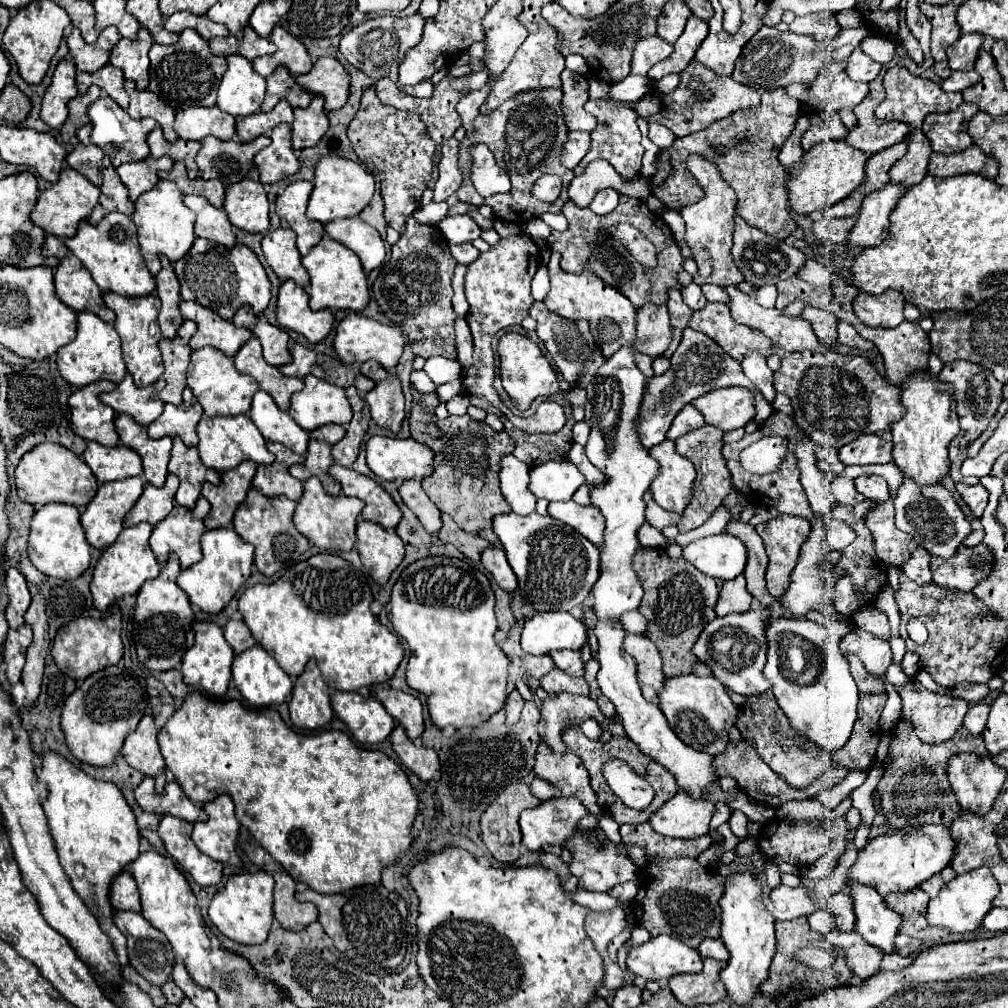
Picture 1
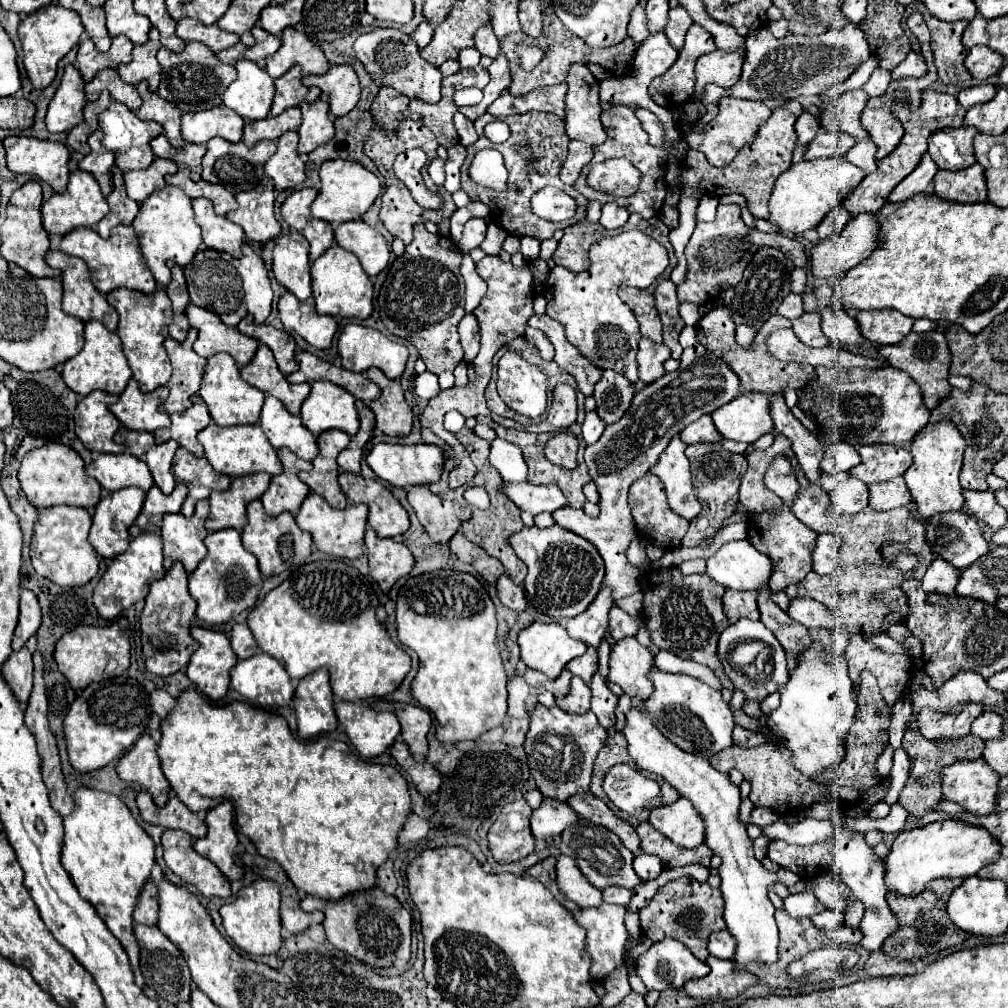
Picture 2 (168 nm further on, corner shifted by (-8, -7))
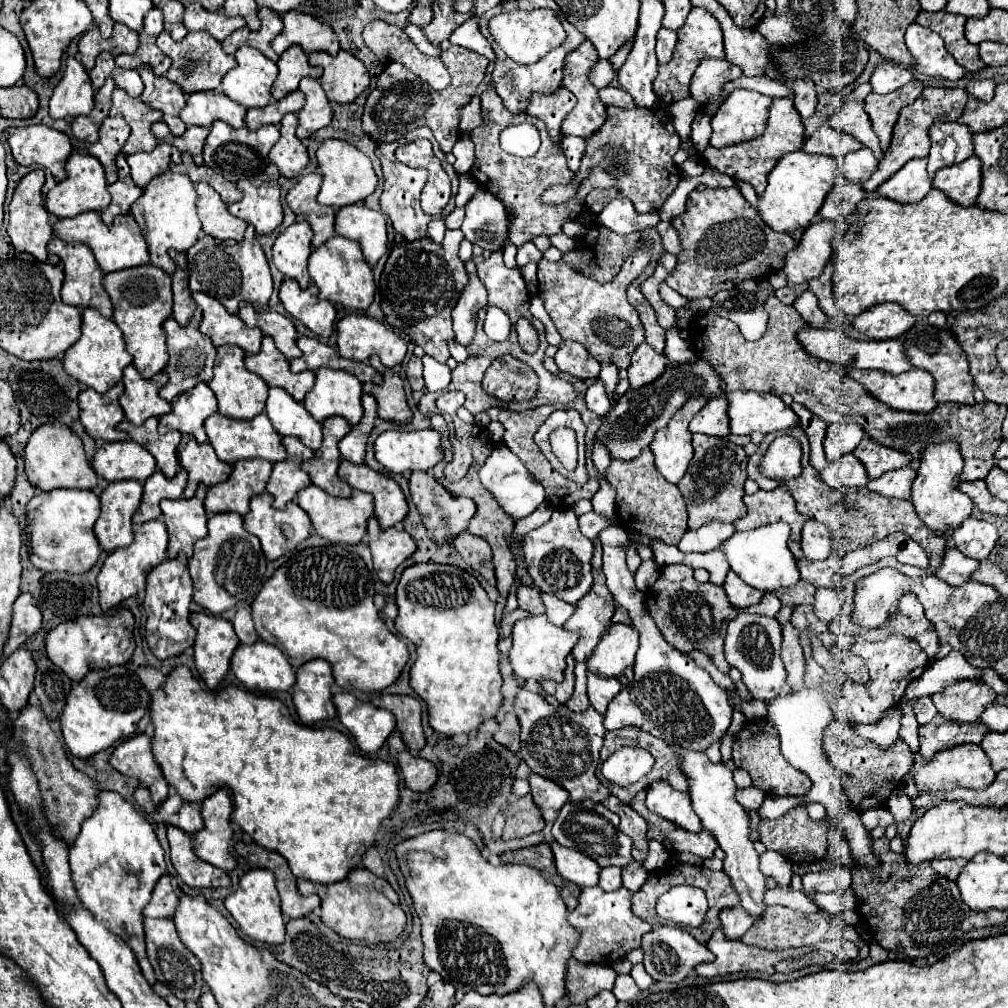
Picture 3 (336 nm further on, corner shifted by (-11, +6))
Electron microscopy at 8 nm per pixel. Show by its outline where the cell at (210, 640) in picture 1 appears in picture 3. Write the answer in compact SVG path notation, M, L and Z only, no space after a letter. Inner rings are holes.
M192 613L190 623L198 631L194 643L198 675L208 689L214 689L226 675L230 667L230 657L238 647L236 633L232 631L230 621L208 613Z

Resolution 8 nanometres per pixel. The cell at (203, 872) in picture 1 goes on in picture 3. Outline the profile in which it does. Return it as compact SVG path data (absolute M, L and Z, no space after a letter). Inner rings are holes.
M168 825L168 841L170 841L172 865L188 887L206 889L206 887L228 887L230 885L230 877L226 875L226 871L220 871L194 855L190 837L184 835L184 831Z

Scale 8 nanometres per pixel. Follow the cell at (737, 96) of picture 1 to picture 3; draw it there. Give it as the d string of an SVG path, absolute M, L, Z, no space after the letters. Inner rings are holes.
M734 89L712 117L710 145L728 147L762 135L770 103L772 99L762 93Z

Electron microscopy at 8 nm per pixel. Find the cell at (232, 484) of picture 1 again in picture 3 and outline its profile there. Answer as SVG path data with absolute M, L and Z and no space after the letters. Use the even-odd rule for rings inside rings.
M264 459L236 461L234 471L224 483L212 485L206 493L204 509L208 515L234 511L238 515L248 513L250 499L266 489L272 473L272 463Z

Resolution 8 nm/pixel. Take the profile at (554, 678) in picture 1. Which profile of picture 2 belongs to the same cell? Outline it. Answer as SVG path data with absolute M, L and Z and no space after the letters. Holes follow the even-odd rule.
M573 678L569 686L569 694L563 698L557 698L557 706L565 712L583 714L591 708L591 690L581 678Z

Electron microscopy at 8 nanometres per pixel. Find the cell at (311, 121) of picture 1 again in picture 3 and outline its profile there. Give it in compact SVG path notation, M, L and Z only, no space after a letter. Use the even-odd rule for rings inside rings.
M304 77L300 81L300 91L306 95L306 105L298 113L298 127L296 127L296 137L306 139L314 131L330 125L332 121L332 107L330 101L324 95L324 89L318 79Z

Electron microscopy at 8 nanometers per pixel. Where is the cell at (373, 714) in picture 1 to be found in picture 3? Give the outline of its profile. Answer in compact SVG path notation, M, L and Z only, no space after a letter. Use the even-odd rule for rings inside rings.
M336 693L332 701L338 709L342 725L352 733L356 745L364 753L378 751L388 735L396 729L390 711L376 709L370 703L362 703L350 693Z

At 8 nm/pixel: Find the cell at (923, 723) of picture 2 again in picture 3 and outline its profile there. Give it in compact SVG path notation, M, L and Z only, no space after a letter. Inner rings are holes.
M958 681L932 695L932 701L940 715L960 723L974 723L982 711L996 701L996 693L982 681Z

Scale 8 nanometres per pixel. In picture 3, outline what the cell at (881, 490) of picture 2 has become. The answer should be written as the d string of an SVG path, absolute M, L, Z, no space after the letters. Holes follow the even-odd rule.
M912 467L904 469L894 469L884 473L878 479L872 479L868 483L870 491L876 491L884 497L896 497L896 499L910 499L910 487L912 481L916 479L916 471Z

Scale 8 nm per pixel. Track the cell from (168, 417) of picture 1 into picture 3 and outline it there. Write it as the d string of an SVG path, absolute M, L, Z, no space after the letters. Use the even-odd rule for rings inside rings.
M198 383L196 387L192 387L184 395L178 395L172 401L172 411L160 417L158 431L188 433L188 435L194 435L198 443L204 443L206 441L204 421L216 411L218 407L216 407L216 397L212 389L206 383Z

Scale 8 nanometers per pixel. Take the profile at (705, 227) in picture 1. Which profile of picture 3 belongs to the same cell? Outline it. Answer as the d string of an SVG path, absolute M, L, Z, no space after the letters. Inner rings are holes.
M736 187L694 189L688 195L686 211L672 219L682 243L682 253L666 283L686 299L712 297L720 289L732 289L744 279L766 277L778 271L796 241L788 233L774 233Z

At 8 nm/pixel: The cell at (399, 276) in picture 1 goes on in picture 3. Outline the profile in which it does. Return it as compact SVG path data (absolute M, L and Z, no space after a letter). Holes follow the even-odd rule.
M448 229L442 245L436 245L430 237L412 243L404 241L390 251L380 279L382 311L386 323L412 337L412 341L420 345L426 355L434 357L440 363L446 363L446 359L450 357L448 339L454 337L450 313L456 305L456 299L460 299L460 291L464 289L468 279L464 263L458 257L462 239L462 231Z

